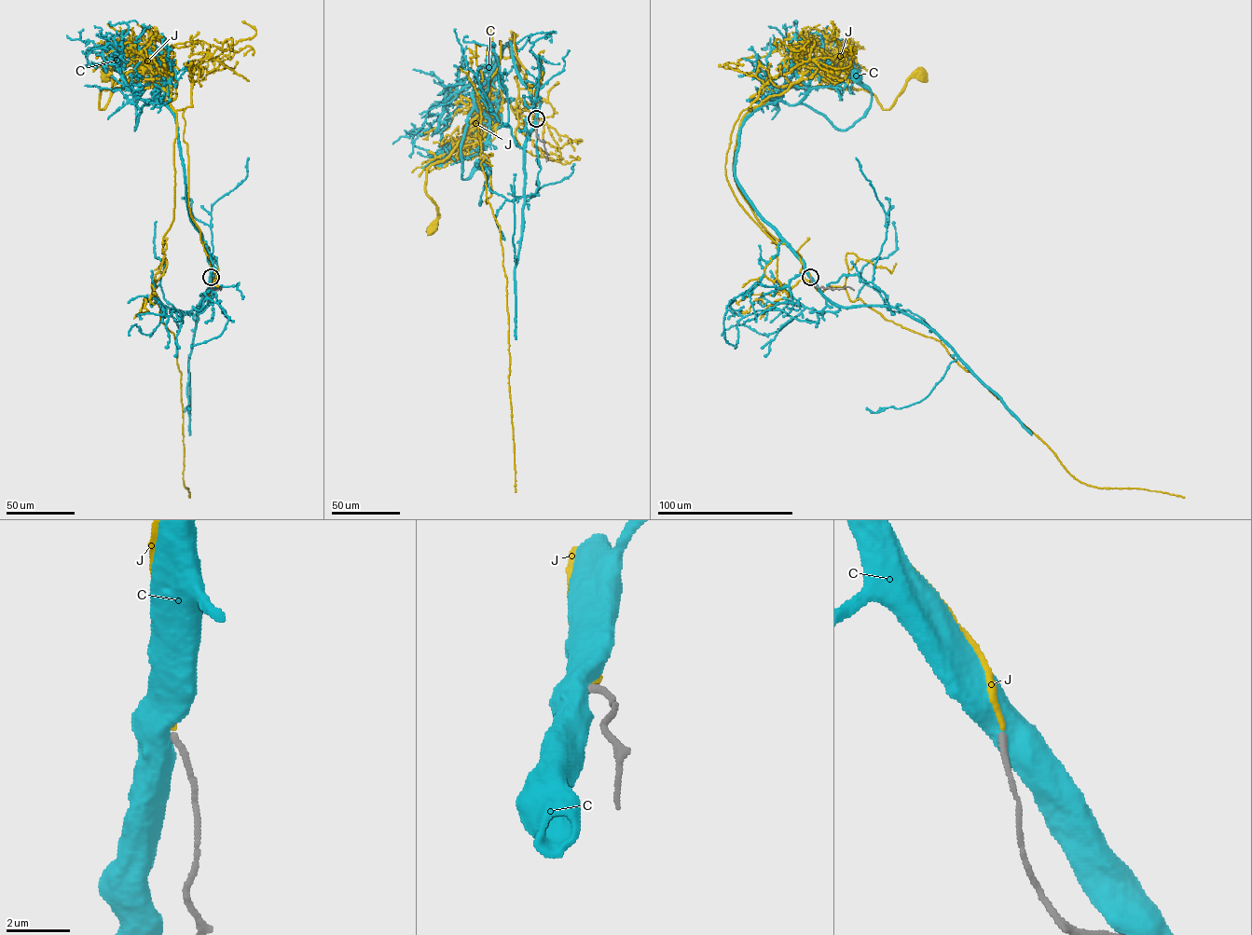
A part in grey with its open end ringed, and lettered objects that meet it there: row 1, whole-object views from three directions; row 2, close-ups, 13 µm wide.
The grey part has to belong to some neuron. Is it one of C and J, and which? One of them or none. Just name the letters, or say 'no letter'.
J

